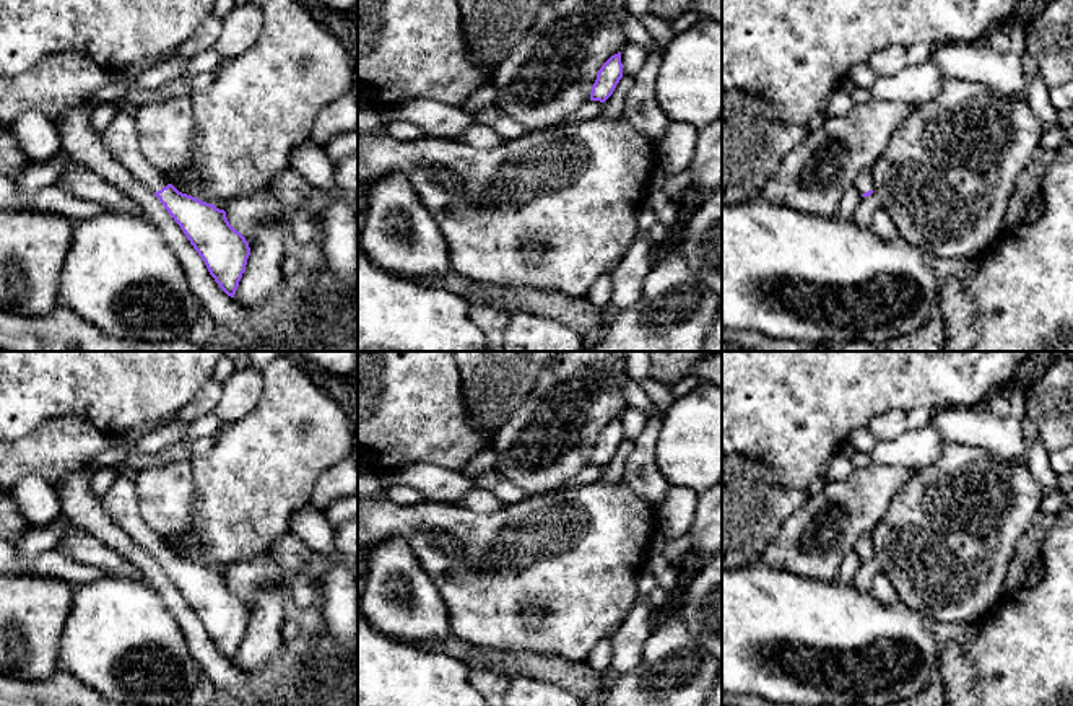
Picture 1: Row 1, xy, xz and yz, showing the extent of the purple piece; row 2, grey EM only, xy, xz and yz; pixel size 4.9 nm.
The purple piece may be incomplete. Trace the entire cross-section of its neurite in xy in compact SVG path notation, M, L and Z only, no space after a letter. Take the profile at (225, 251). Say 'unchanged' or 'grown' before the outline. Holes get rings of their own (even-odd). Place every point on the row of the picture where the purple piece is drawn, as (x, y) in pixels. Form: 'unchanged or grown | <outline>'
grown | M119 109L101 137L111 155L159 198L219 288L234 298L250 247L229 224L226 211L179 192L145 159L132 112Z

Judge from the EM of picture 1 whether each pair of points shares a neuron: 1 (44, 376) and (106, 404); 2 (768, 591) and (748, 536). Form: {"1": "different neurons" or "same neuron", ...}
{"1": "same neuron", "2": "different neurons"}

